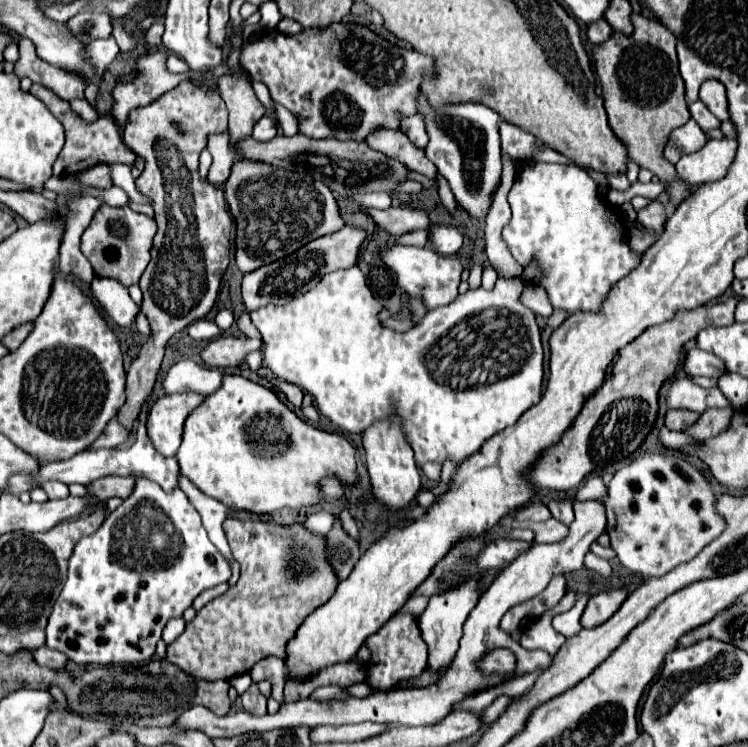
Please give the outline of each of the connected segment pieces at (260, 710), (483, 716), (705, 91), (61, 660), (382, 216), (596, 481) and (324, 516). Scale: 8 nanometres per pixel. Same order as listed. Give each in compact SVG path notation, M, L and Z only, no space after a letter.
M252 683L246 693L242 693L242 705L246 711L254 715L266 715L266 697L258 691L258 687Z
M500 695L488 709L484 709L482 713L480 713L480 721L484 723L484 725L488 725L488 723L492 723L492 721L496 721L498 719L498 715L506 709L506 705L510 703L510 697L506 697L506 695Z
M704 81L700 87L700 99L704 101L704 105L720 119L720 121L730 121L730 113L728 113L728 97L726 97L726 87L716 81Z
M40 647L38 651L32 653L34 659L42 665L42 667L50 667L50 669L62 669L68 663L66 655L60 655L60 651L52 651L48 647Z
M392 205L384 211L380 209L366 209L372 219L392 235L406 235L414 229L428 229L430 217L426 209L420 207L406 207L406 205Z
M590 475L576 493L576 501L588 501L588 499L598 501L604 497L606 497L606 485L604 485L602 477L598 477L598 475Z
M312 513L312 515L308 515L300 525L302 525L304 529L312 531L312 533L324 535L324 533L332 527L332 519L334 519L332 513Z

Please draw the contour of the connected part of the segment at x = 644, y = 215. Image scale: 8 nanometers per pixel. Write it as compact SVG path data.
M654 199L638 211L638 221L644 223L646 227L654 227L660 233L662 225L666 221L666 207L658 199Z

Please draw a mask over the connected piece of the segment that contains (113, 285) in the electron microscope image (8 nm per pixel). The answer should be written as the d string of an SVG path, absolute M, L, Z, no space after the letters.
M94 277L92 279L92 295L120 327L126 327L126 329L132 327L138 307L130 299L128 287L124 287L118 279Z

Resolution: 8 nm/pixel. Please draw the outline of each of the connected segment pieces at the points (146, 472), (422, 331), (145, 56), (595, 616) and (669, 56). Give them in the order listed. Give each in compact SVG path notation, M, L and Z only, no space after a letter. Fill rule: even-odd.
M152 394L146 399L142 406L141 412L137 419L138 427L136 429L136 443L128 449L88 449L88 451L82 451L80 455L74 455L72 459L64 459L60 463L48 463L48 465L42 465L40 469L40 477L42 479L58 479L66 485L70 483L82 483L82 485L88 485L88 483L94 483L96 479L100 477L106 477L106 475L132 475L136 479L144 477L144 479L150 479L154 483L158 483L164 491L172 491L178 487L178 479L180 479L180 467L178 467L178 459L176 457L164 457L160 455L152 443L148 443L148 437L146 437L146 420L149 412L149 406L151 402Z
M350 267L350 269L340 269L340 271L334 271L334 273L328 273L322 277L322 281L310 289L308 293L296 297L292 303L288 305L268 305L268 307L260 307L256 311L250 313L252 317L252 323L254 327L260 331L262 335L262 343L264 343L264 365L278 377L278 379L284 379L288 383L294 383L298 385L300 389L308 391L312 397L314 397L314 403L318 407L318 411L328 417L334 425L338 425L342 431L346 433L364 433L372 423L378 421L378 417L396 417L400 419L400 425L402 425L402 431L410 443L410 447L414 449L414 455L416 455L416 463L424 463L424 461L444 461L446 457L452 457L456 463L460 463L462 459L474 455L482 445L484 441L488 441L492 435L500 433L504 427L508 425L514 425L518 421L518 417L530 409L532 405L536 405L542 397L542 379L544 379L544 367L542 367L542 343L540 343L540 329L538 329L538 323L536 323L536 315L526 307L522 305L520 301L520 295L522 295L522 289L524 289L524 283L522 279L514 277L514 279L504 279L500 277L494 285L492 291L486 291L482 287L474 289L474 291L466 291L464 295L460 295L454 303L446 305L446 307L438 307L438 309L432 309L426 313L424 321L418 323L414 329L406 331L406 333L398 333L398 331L392 331L388 327L382 325L382 321L378 319L378 313L384 309L382 303L372 295L370 287L366 285L366 279L364 279L364 273L358 269L358 267ZM482 359L482 367L484 371L488 371L488 379L484 385L478 385L478 383L472 383L472 365L474 361Z
M148 51L148 53L142 53L138 59L136 59L136 75L130 79L130 81L122 81L122 83L116 83L114 89L112 89L112 97L114 97L114 105L112 105L112 119L124 127L124 123L128 121L128 113L130 109L138 107L138 105L148 105L152 103L156 97L160 97L162 93L166 93L168 89L174 89L182 79L190 79L197 82L200 78L200 73L189 71L188 73L170 73L166 69L166 53L164 51Z
M614 589L592 595L582 615L582 625L586 629L592 629L606 623L620 609L624 599L626 599L626 591L614 591Z
M632 15L632 25L634 25L632 35L612 33L612 37L606 43L594 49L594 67L602 83L602 97L604 97L604 107L608 113L608 123L614 135L628 147L628 157L636 161L640 167L648 167L666 185L670 205L678 207L684 199L688 199L694 193L694 187L690 183L684 183L676 175L676 167L668 159L664 159L664 145L668 141L670 131L684 125L690 119L686 93L684 93L684 81L678 73L676 39L666 27L662 27L658 21L652 21L644 15Z

